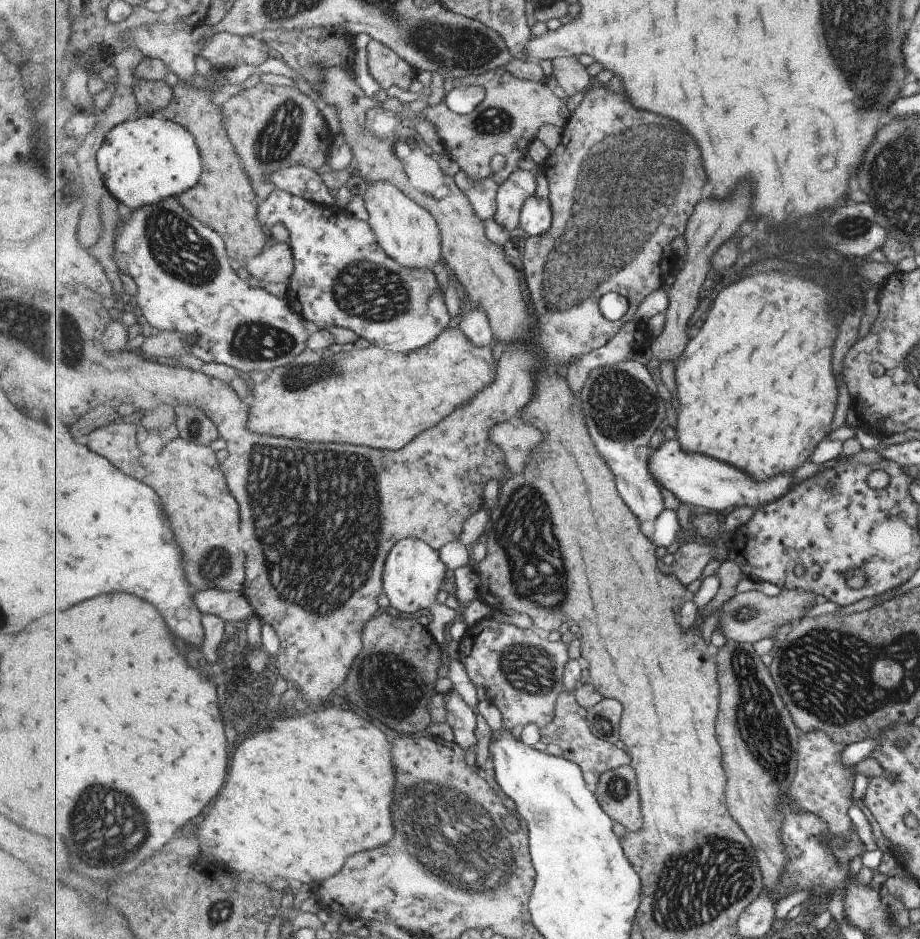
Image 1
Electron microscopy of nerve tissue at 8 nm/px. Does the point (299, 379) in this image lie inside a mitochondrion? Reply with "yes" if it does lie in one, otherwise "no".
yes

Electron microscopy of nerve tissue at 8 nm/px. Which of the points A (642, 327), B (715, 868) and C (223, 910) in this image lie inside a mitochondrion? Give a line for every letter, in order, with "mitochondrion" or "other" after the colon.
A: other
B: mitochondrion
C: mitochondrion

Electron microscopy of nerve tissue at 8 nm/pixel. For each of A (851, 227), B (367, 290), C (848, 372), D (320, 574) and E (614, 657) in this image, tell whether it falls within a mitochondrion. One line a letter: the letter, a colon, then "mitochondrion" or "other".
A: mitochondrion
B: mitochondrion
C: other
D: mitochondrion
E: other

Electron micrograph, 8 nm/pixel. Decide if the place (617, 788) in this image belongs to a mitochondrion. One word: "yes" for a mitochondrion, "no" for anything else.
yes

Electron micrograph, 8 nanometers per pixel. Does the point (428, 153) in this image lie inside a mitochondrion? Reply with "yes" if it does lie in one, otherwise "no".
no

